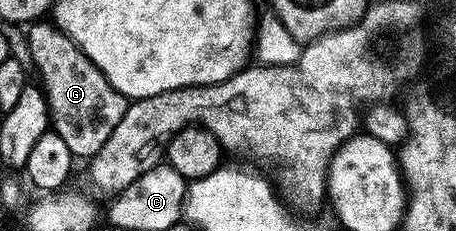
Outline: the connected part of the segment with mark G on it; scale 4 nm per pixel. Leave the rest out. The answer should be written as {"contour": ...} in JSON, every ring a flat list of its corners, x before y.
{"contour":[[46,18,39,19,29,25,25,35,31,50,33,71,38,71,42,79,40,87,46,93,52,131,64,138,74,157,93,158,100,146,108,142,120,118,124,118,127,97,111,86,106,75,56,23]]}

